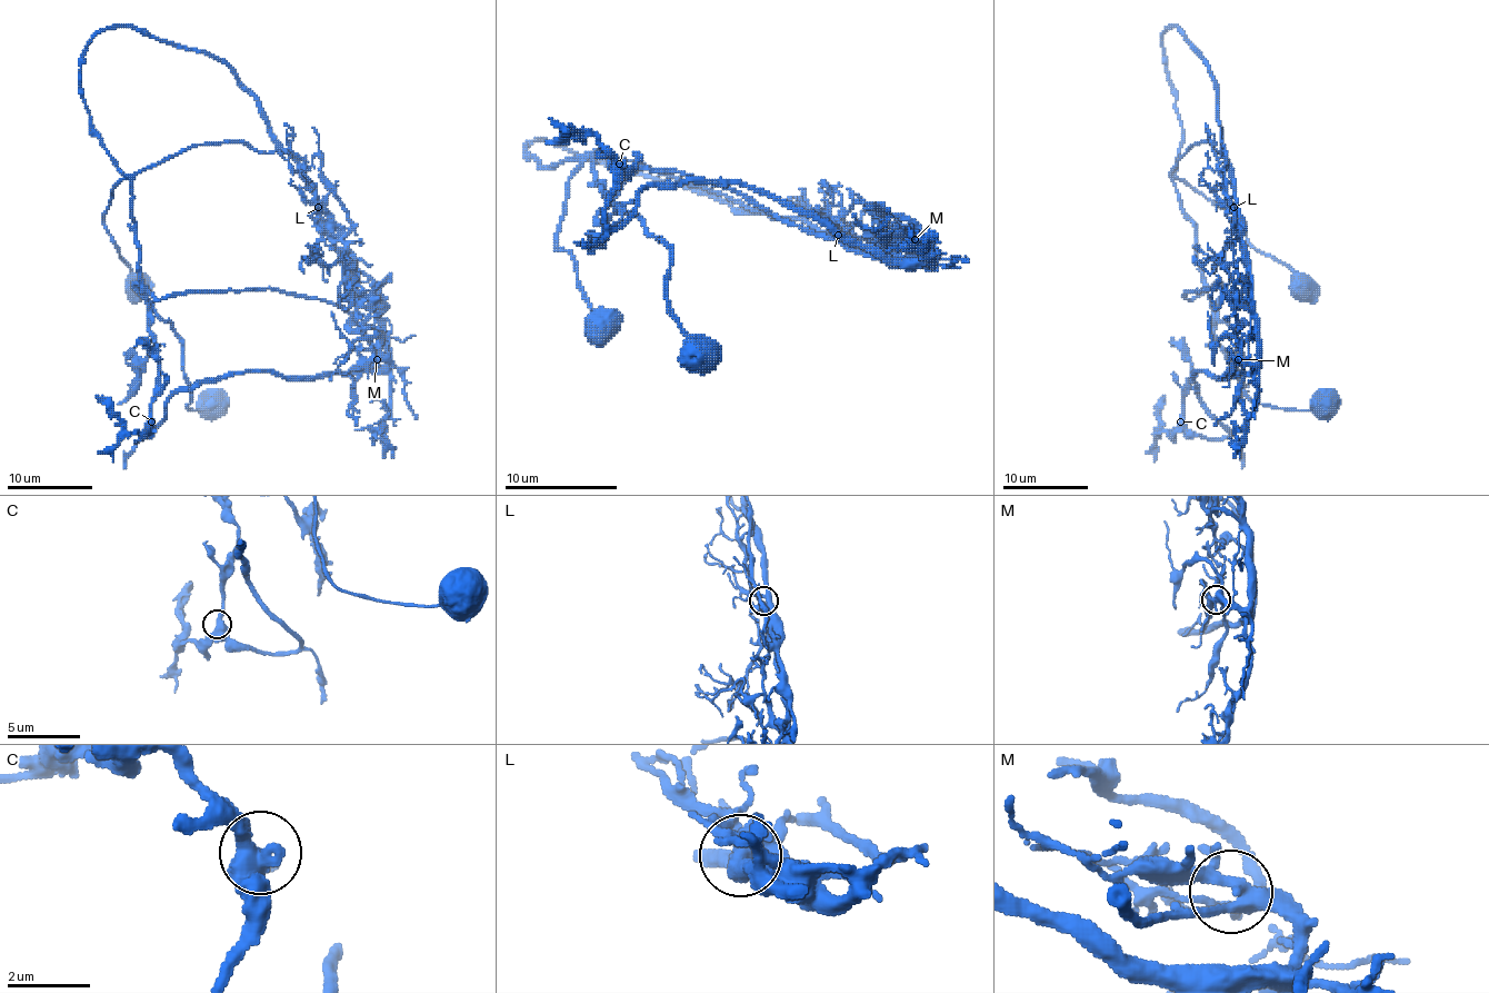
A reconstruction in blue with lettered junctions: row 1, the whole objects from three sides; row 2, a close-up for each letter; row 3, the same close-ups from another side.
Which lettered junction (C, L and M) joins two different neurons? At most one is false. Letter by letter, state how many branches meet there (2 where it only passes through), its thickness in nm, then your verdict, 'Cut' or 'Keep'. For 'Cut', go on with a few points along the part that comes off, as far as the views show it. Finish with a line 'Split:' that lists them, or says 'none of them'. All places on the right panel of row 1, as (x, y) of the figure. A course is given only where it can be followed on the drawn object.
C: Branches: 3. Thickness 400 nm. Keep
L: Branches: 7. Thickness 550 nm. Cut. Course of the part to remove: (1233, 207), (1222, 151), (1192, 145), (1171, 172), (1240, 404)
M: Branches: 6. Thickness 400 nm. Keep
Split: L

